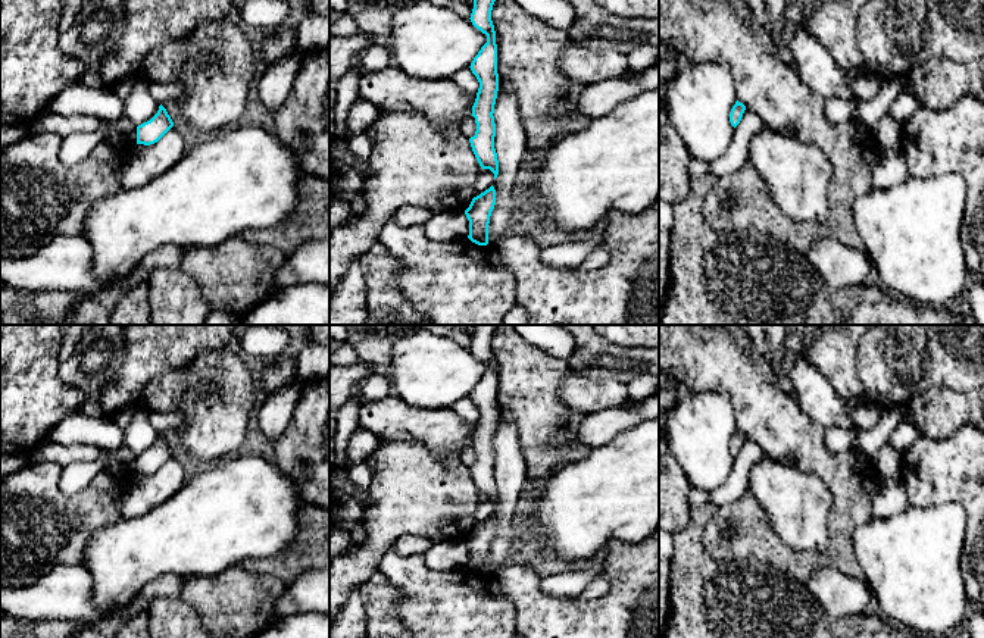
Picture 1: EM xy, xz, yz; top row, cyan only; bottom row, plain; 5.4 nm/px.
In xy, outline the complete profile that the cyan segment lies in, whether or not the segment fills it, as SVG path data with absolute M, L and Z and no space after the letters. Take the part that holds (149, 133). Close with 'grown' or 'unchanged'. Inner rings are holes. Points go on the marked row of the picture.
M160 104L157 113L150 121L137 126L137 144L150 146L157 143L172 126L171 116Z; unchanged

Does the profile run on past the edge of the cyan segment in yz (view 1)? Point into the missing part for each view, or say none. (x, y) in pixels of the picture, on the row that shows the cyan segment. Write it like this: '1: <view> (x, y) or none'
1: none

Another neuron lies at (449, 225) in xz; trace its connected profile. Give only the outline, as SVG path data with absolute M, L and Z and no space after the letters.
M465 212L434 213L425 223L424 229L428 238L434 241L450 241L468 238L469 221Z

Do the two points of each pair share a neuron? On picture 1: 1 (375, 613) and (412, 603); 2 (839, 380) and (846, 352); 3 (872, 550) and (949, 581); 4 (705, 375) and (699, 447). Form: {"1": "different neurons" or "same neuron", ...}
{"1": "different neurons", "2": "same neuron", "3": "same neuron", "4": "different neurons"}

